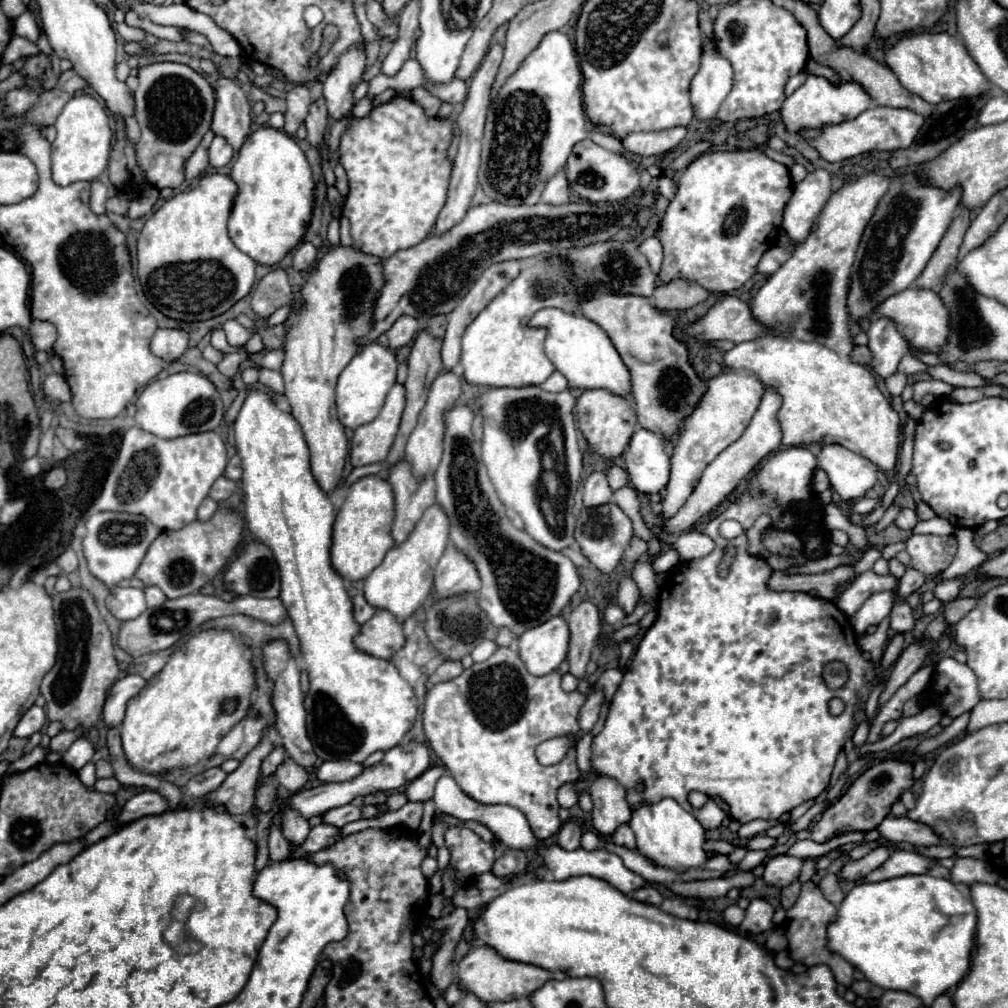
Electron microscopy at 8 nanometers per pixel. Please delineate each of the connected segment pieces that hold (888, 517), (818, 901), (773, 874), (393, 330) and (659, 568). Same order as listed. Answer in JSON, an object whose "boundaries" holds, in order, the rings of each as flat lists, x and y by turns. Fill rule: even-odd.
{"boundaries":[[[893,503,885,512,882,519,877,522,874,526,876,531,881,531,888,527,890,524,894,523,897,514,900,512,902,507]],[[805,882,799,894,799,900,787,910,787,938,789,938,789,952,795,962,803,962,805,966,813,964,827,964,839,984,851,986,853,982,853,966,839,954,827,948,827,928,837,918,837,906,829,904,821,894,815,882]],[[789,854,775,856,765,864,763,880,777,886,777,888,783,888,783,886,791,884,793,880,797,880,797,876,801,872,801,864,803,864,801,858,795,858]],[[401,316,401,318,397,318,397,322,387,332,389,348,395,350,395,348,405,346,415,336,417,330,419,330,417,318,413,318,413,316]],[[667,550,665,554,661,554,655,562,653,562,653,568,655,572,669,572,671,568,675,568,679,564,679,552,677,550]]]}

